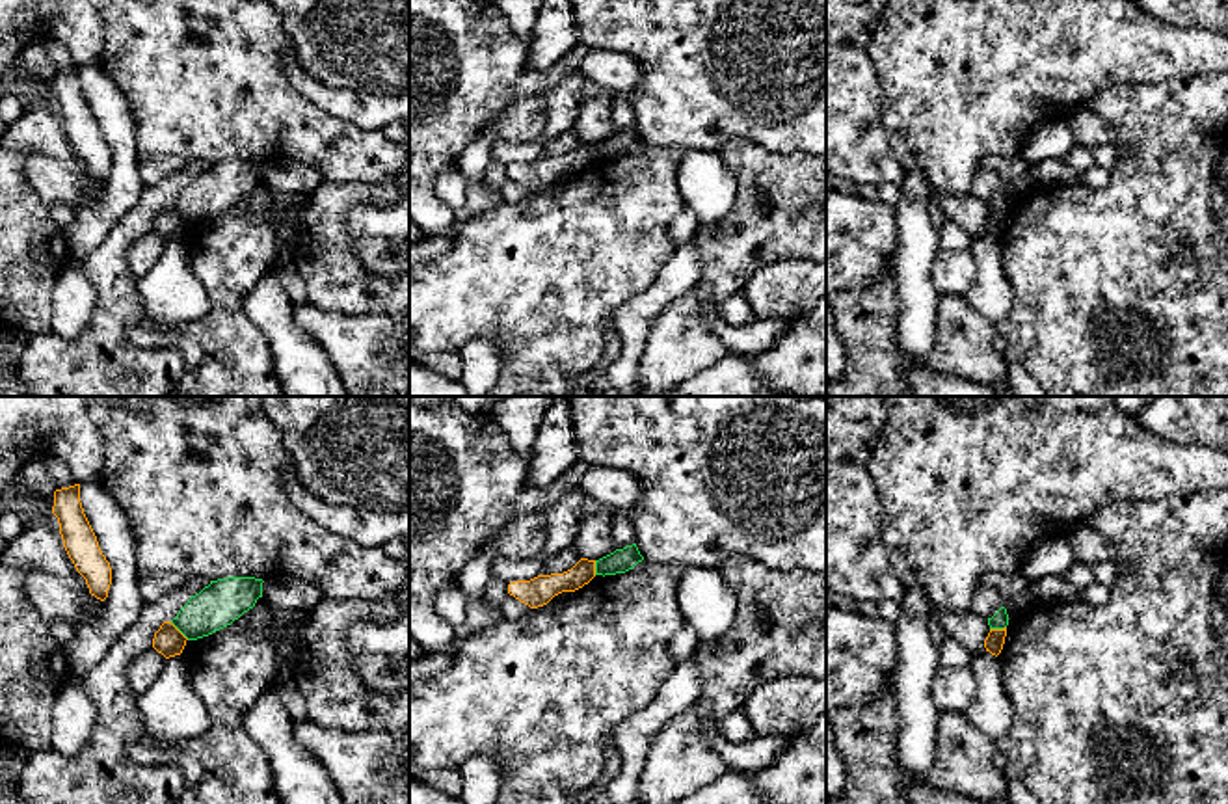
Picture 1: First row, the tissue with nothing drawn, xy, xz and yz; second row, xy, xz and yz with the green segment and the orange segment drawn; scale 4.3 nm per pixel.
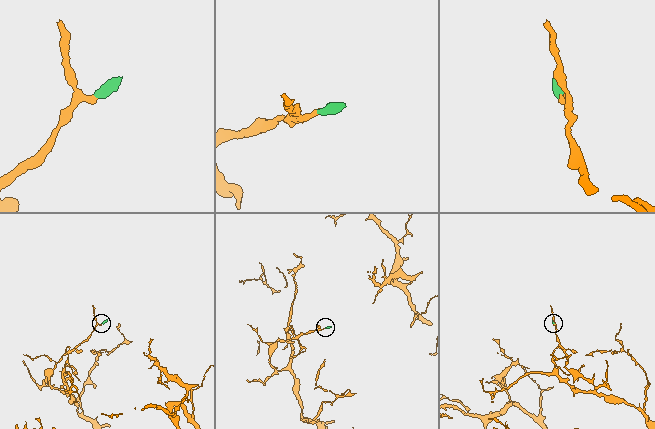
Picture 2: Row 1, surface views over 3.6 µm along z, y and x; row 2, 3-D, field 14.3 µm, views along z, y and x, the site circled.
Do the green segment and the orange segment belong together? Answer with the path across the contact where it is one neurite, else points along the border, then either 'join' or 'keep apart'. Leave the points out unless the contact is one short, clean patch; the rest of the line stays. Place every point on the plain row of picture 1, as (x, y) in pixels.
along xy (170, 205), (188, 222) | keep apart

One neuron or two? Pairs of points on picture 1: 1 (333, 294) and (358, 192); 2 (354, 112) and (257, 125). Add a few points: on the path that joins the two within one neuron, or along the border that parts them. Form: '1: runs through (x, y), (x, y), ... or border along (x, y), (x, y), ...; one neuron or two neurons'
1: runs through (333, 268), (333, 214); one neuron
2: border along (298, 90), (326, 112), (374, 131); two neurons

